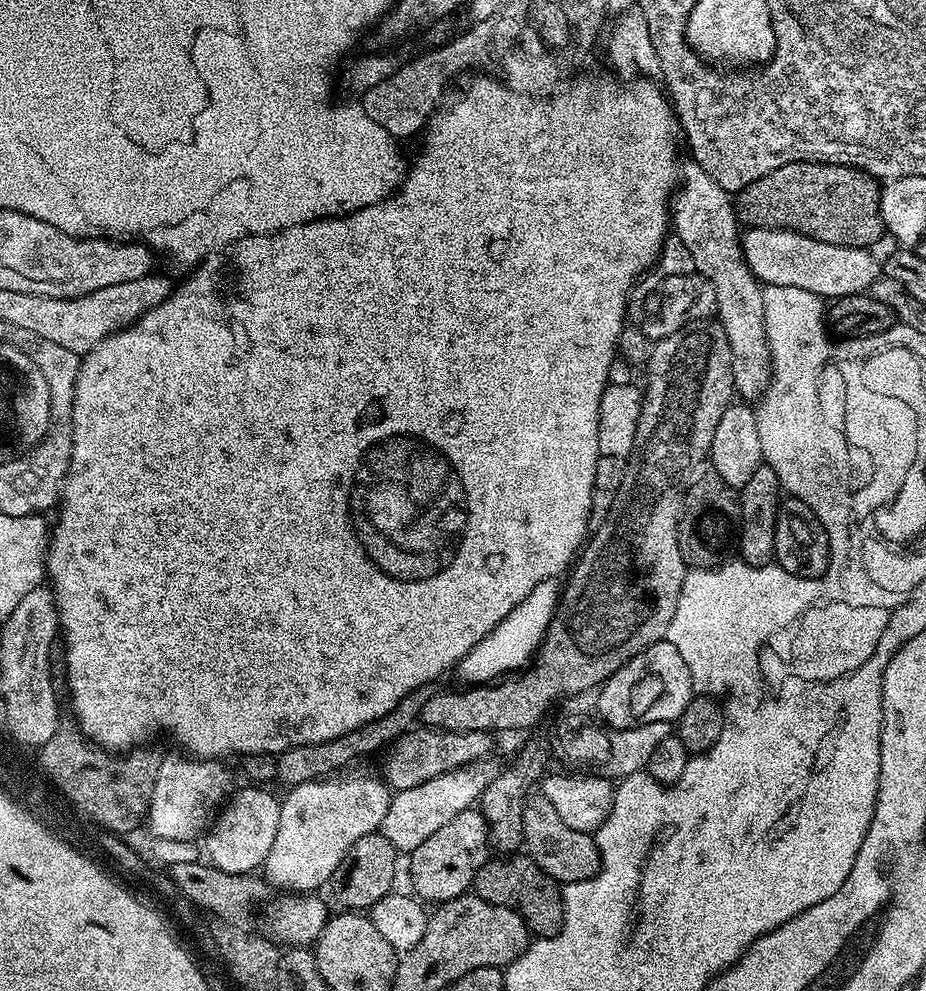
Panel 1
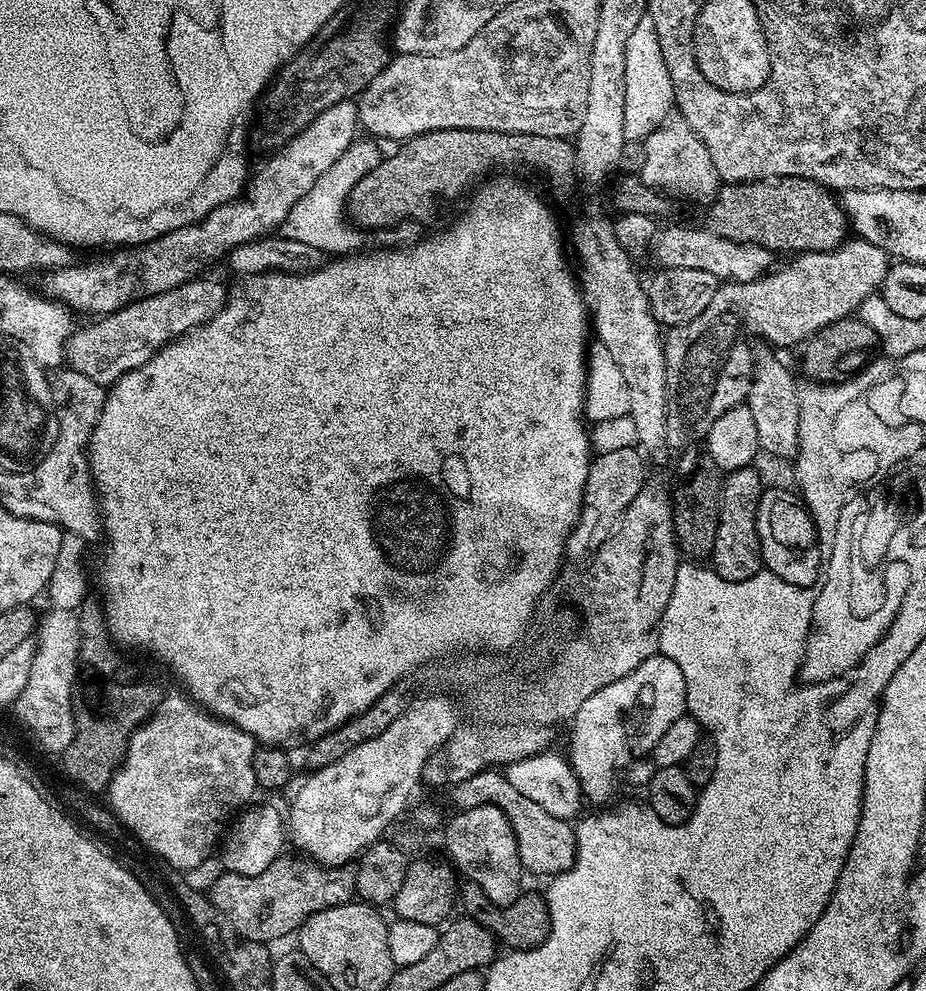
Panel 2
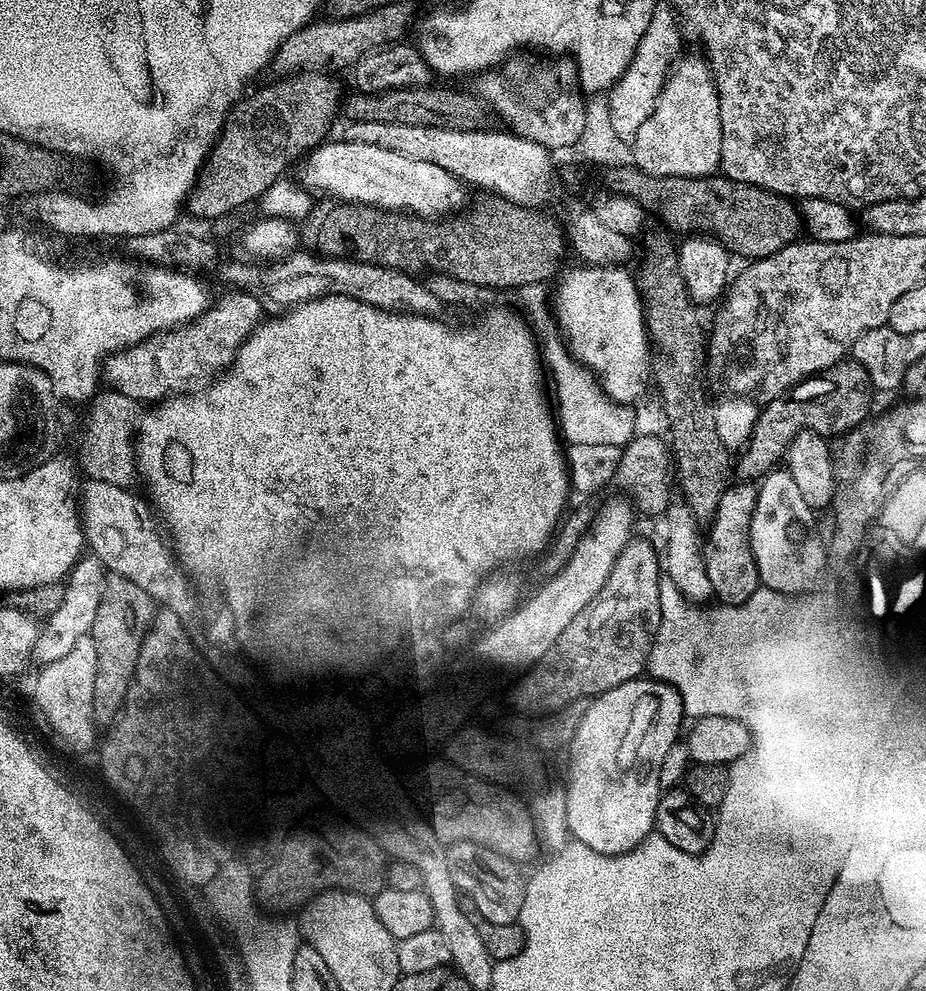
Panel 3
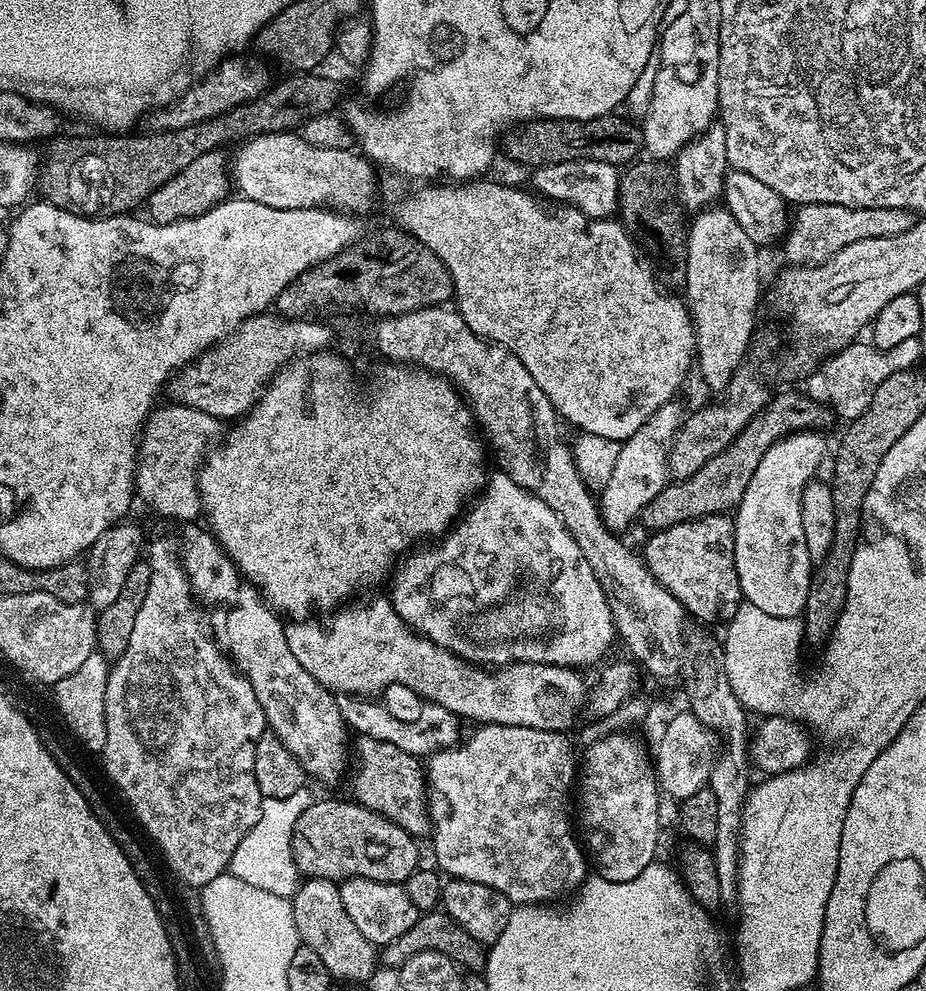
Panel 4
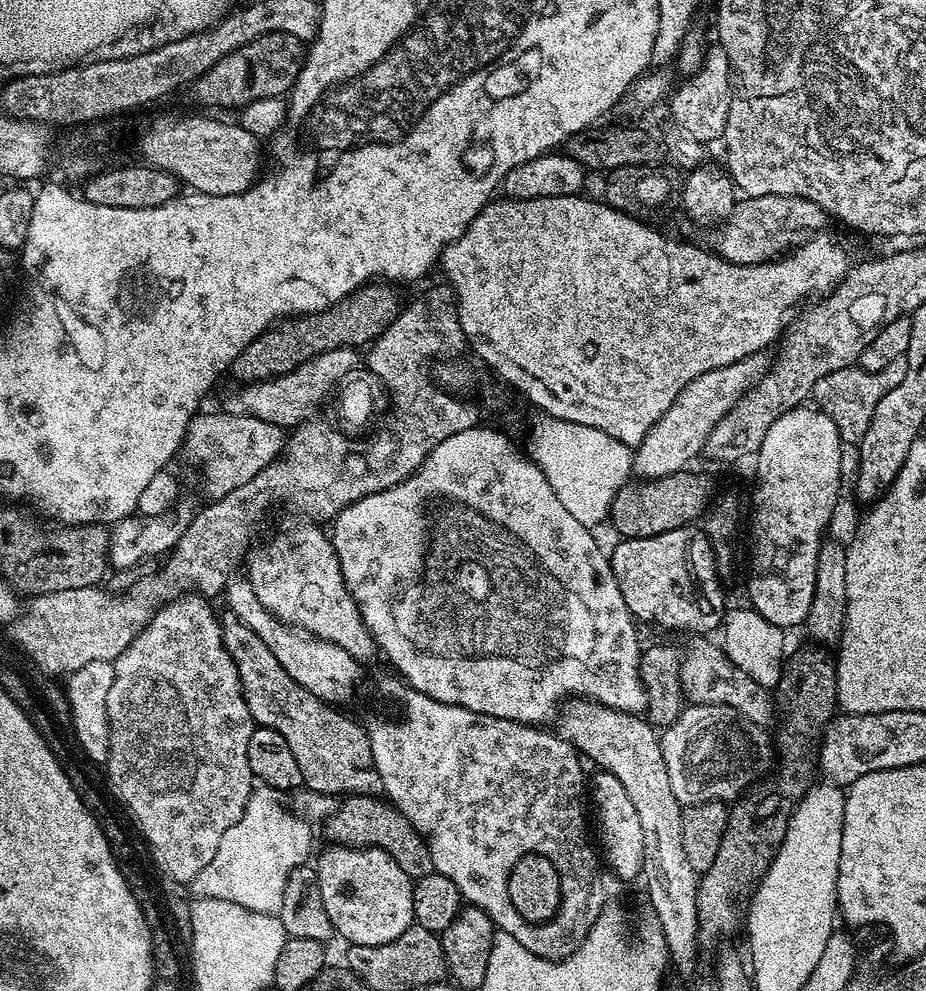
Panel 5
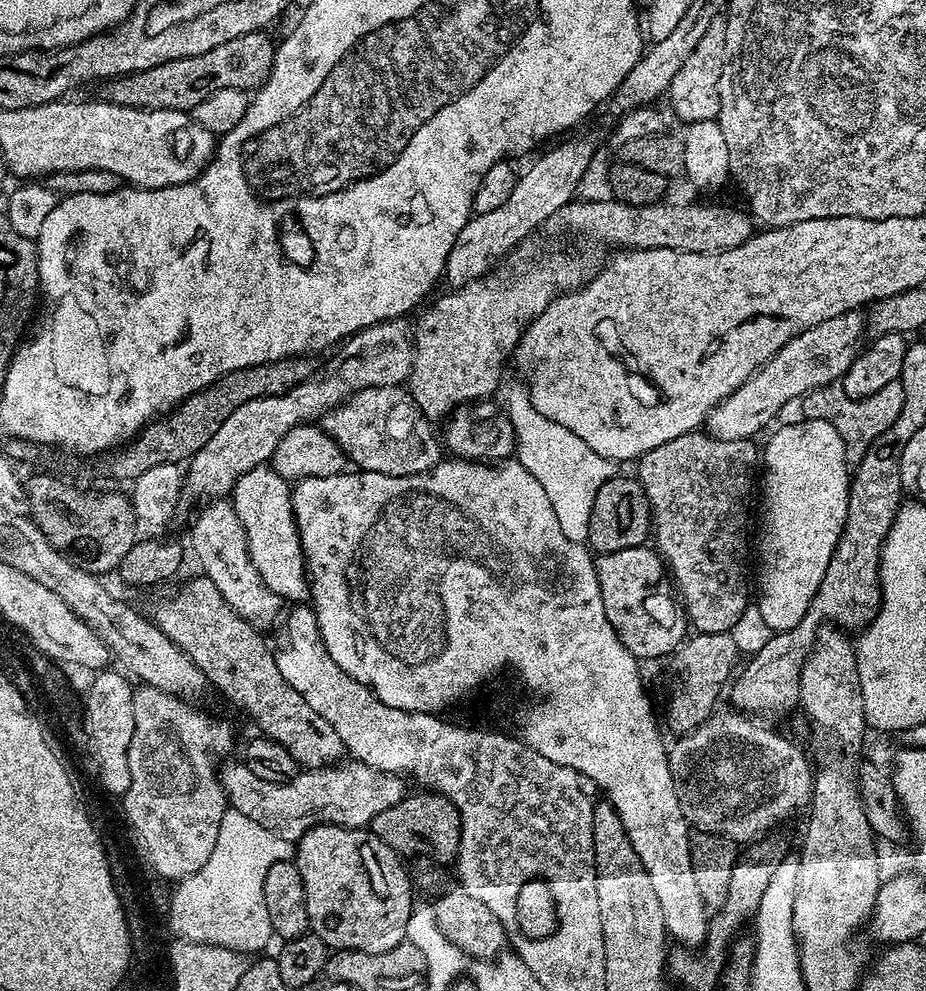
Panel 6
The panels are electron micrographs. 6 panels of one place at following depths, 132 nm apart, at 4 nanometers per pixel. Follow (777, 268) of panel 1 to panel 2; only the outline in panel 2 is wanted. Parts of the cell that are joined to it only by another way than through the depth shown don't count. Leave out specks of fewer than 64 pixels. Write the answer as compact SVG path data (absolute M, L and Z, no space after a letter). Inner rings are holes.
M672 224L664 228L652 240L652 256L660 268L685 268L686 270L706 270L714 274L717 281L745 284L765 275L773 267L774 254L768 248L757 244L734 242L722 238L707 227L687 228L684 224Z

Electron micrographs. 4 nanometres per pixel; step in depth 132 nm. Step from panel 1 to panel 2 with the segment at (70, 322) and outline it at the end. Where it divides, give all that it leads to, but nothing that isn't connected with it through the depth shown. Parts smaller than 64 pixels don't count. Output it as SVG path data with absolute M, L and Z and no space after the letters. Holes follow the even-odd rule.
M204 279L188 280L182 286L174 290L166 290L157 296L141 296L133 300L131 304L127 304L126 307L119 308L117 312L109 312L93 319L96 321L86 325L85 328L77 327L62 349L63 355L68 355L67 363L78 374L86 374L90 382L98 382L105 386L115 384L127 372L145 364L164 345L177 340L179 336L185 336L191 328L197 328L210 322L223 310L226 303L226 288L224 292L223 286L218 281Z

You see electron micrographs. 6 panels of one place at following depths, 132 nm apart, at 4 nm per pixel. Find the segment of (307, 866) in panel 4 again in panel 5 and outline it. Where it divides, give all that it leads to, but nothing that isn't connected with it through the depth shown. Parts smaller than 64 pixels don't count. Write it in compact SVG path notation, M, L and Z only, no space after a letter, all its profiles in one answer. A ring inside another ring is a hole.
M345 795L327 820L323 821L324 836L329 845L345 844L347 848L381 848L413 881L422 879L434 871L428 841L408 819L396 809L396 805L379 795Z

